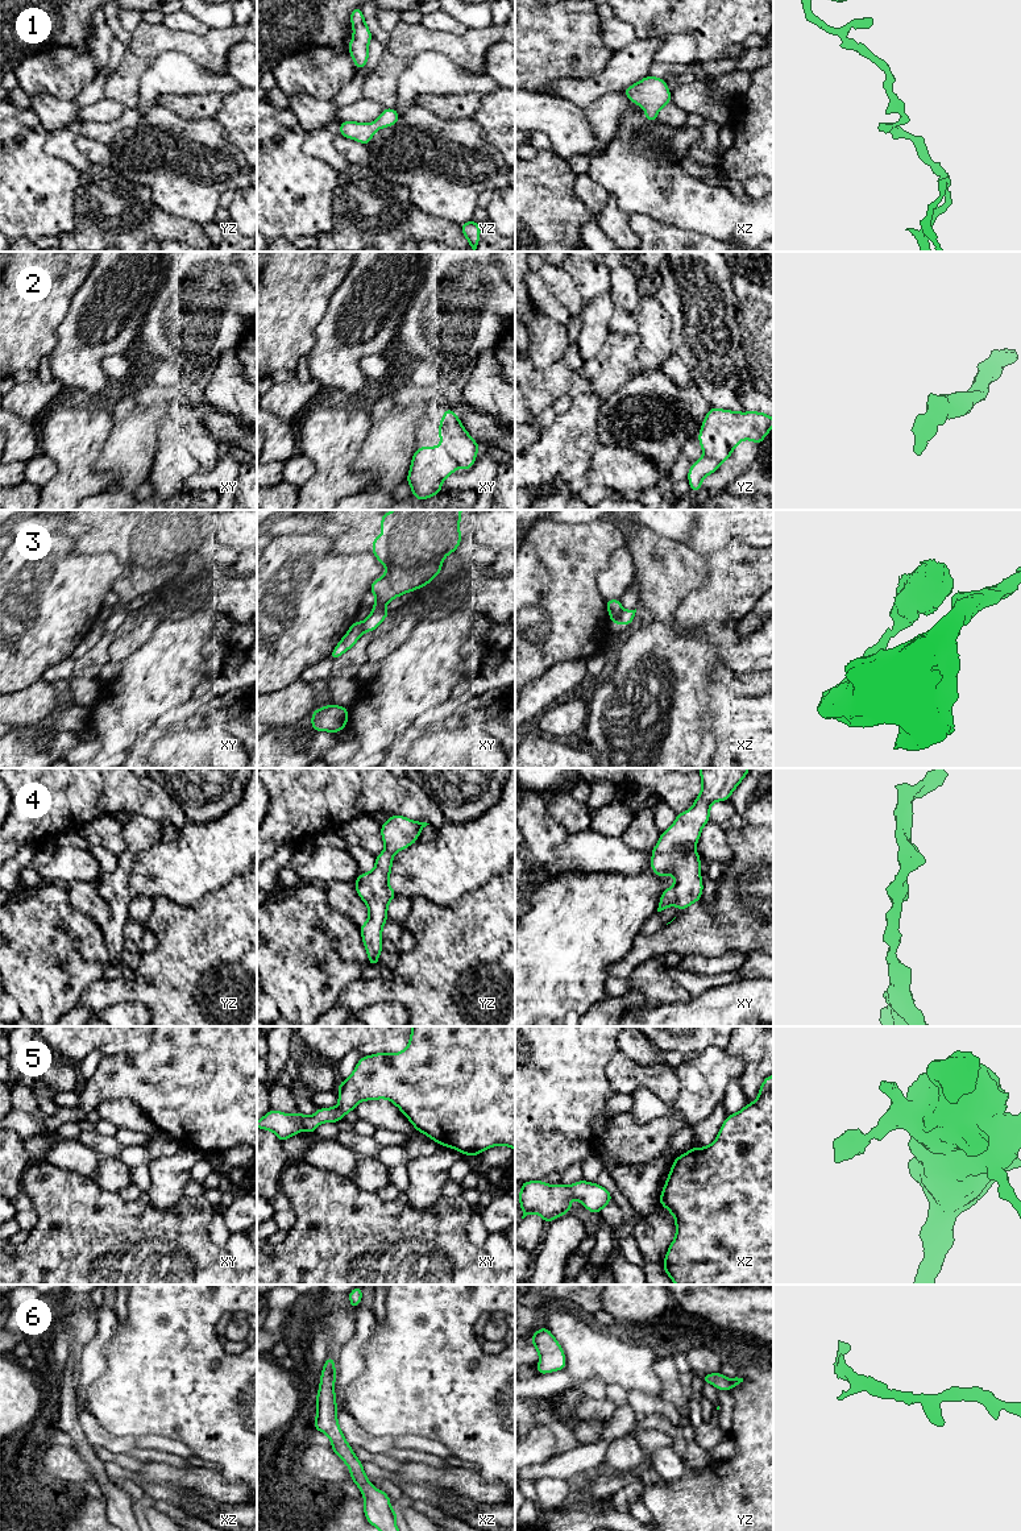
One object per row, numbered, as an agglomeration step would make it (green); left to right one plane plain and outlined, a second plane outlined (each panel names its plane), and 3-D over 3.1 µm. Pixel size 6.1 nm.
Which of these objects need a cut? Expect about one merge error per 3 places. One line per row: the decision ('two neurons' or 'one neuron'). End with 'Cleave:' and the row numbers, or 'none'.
1: one neuron
2: two neurons
3: two neurons
4: one neuron
5: one neuron
6: one neuron
Cleave: 2, 3

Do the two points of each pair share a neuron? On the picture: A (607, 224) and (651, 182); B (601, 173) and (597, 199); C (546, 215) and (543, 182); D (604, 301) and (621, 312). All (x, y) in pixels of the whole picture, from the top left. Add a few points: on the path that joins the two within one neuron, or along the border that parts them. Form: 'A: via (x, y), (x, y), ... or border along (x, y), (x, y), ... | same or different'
A: border along (610, 194), (627, 218) | different
B: border along (586, 174), (610, 194) | different
C: via (544, 207), (544, 190) | same
D: border along (609, 293), (614, 305), (610, 332) | different

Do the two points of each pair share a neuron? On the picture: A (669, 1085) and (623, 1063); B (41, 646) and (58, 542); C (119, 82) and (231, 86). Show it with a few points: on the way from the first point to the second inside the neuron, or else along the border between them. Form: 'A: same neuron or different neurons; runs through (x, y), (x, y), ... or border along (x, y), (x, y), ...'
A: same neuron; runs through (658, 1078), (646, 1077), (635, 1070)
B: same neuron; runs through (41, 619), (42, 589), (54, 577), (57, 568)
C: different neurons; border along (157, 57), (141, 78), (140, 102), (136, 108)

